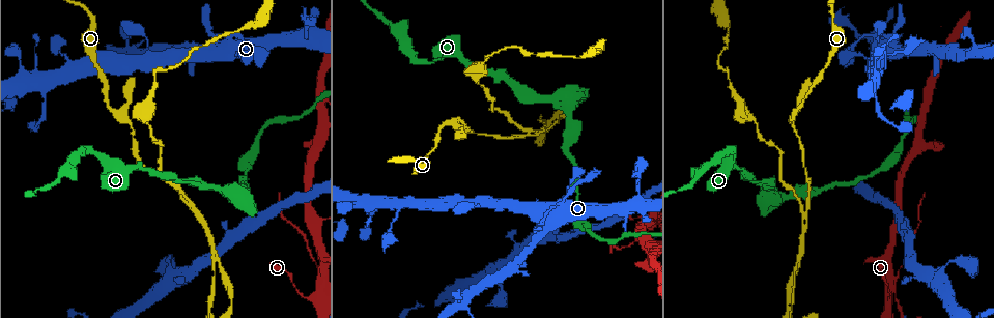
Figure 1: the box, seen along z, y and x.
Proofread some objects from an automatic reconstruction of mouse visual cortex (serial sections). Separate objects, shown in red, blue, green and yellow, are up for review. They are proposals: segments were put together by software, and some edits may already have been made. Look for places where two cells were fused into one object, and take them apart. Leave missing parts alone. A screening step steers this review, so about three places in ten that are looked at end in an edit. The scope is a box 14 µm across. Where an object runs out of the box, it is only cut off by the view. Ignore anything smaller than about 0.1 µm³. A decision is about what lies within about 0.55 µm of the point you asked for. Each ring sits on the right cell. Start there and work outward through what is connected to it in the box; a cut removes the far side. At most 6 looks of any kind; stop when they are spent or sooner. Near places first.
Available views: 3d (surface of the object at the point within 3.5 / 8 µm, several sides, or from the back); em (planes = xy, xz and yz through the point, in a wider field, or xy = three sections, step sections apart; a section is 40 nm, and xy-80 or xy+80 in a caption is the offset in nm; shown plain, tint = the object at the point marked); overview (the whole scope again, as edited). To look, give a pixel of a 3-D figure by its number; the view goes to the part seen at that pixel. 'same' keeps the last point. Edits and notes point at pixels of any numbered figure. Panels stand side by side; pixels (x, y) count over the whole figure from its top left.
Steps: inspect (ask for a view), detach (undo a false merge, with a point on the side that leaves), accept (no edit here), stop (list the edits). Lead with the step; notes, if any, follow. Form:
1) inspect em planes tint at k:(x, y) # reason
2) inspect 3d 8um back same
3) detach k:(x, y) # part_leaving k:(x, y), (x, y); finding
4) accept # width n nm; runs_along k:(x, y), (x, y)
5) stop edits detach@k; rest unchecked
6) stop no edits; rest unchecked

inspect 3d 8um at 1:(317, 298) # three-way junction

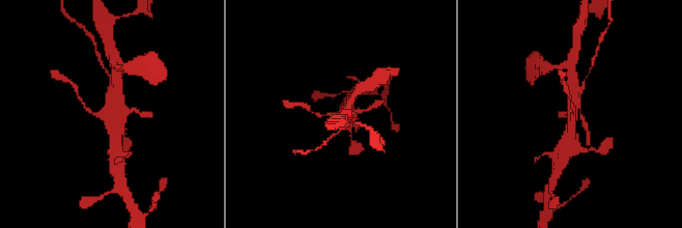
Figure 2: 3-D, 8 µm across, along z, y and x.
inspect 3d 3.5um at 2:(104, 116) # closer look

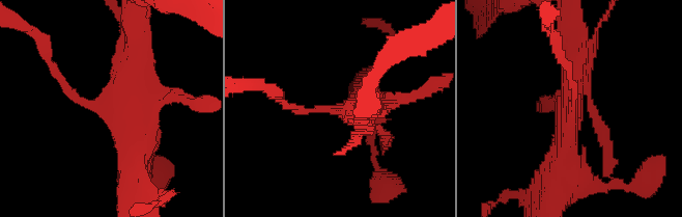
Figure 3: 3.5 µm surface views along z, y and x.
inspect em xy step 1 tint at 3:(345, 110)

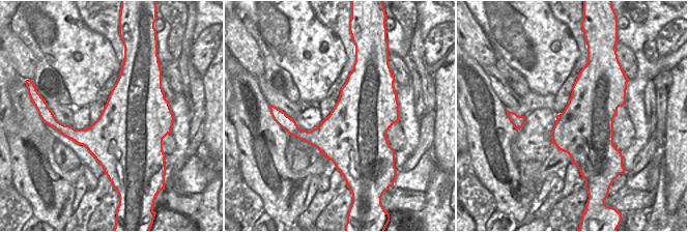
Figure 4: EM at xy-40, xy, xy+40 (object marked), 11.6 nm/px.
detach 3:(598, 121) # border 4:(373, 81), (375, 89), (368, 116); two cells meet here

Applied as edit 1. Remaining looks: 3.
inspect overview # see it whole again

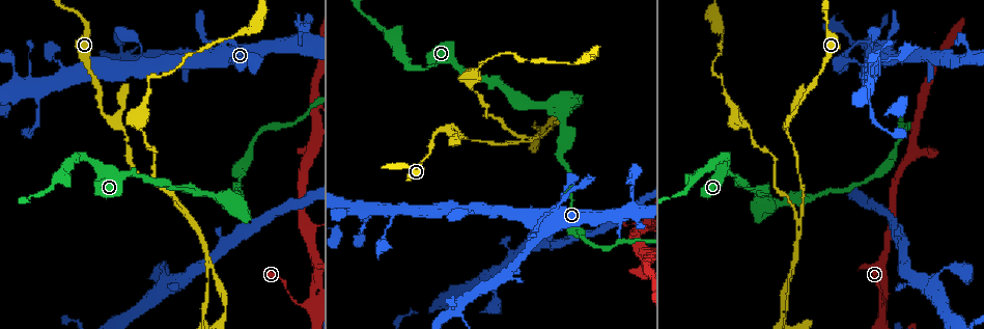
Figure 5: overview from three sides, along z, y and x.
inspect 3d 8um at 5:(425, 67)

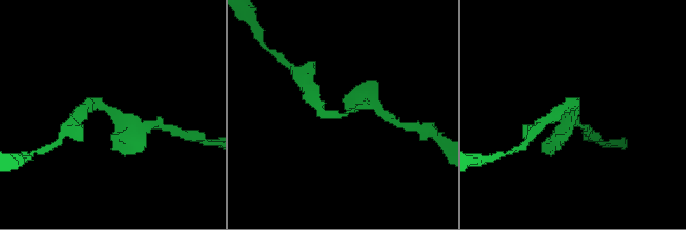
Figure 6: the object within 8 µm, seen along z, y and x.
inspect 3d 3.5um back at 6:(342, 116) # closer look

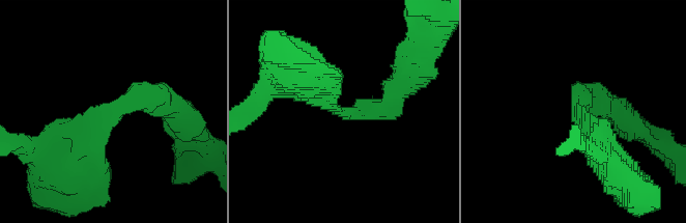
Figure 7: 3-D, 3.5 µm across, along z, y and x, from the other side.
accept # arm_widths 300, 350 nm; runs_along 7:(58, 169), (124, 103), (160, 96); continuous, no second cell

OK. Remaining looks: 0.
stop edits detach@3; rest unchecked

